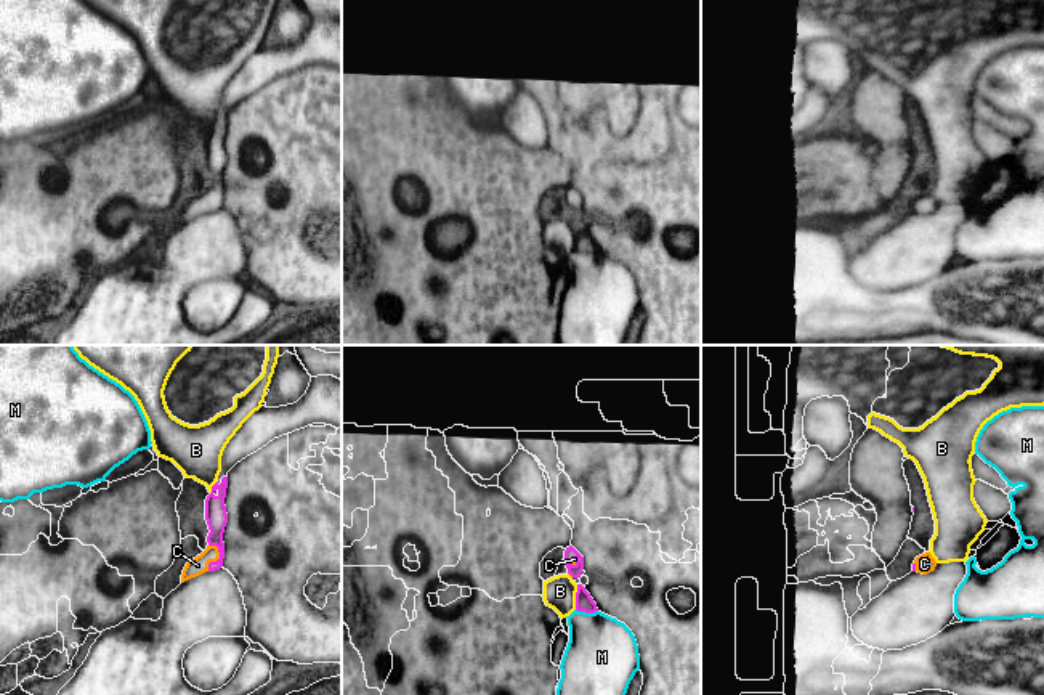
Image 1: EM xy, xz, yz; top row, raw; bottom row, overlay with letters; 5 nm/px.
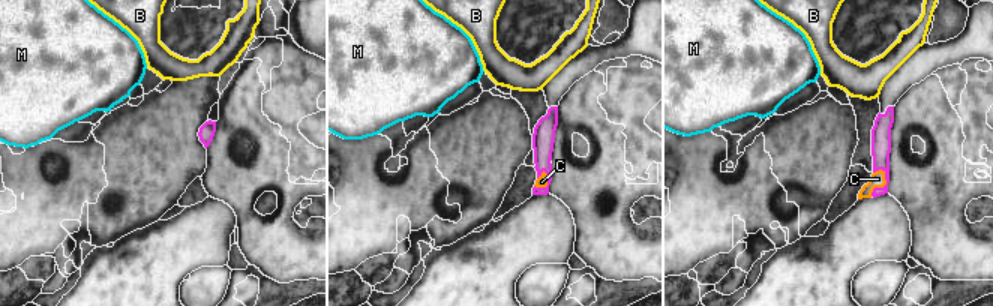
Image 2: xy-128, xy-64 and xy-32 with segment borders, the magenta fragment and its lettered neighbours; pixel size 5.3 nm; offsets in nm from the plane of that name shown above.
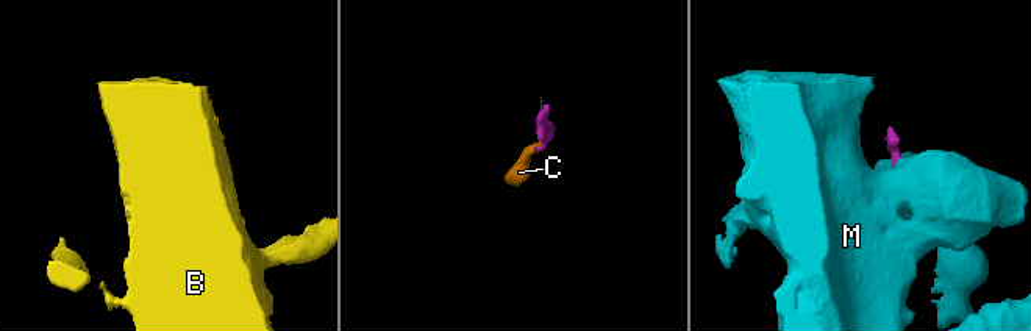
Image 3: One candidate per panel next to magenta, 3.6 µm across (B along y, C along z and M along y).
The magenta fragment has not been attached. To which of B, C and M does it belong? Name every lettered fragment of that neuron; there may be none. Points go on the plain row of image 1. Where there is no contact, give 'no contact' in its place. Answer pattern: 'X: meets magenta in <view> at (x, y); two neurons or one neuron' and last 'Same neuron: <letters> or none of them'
B: meets magenta in xz at (576, 238); two neurons
C: meets magenta in xy at (218, 199); one neuron
M: meets magenta in xz at (587, 252); two neurons
Same neuron: C

